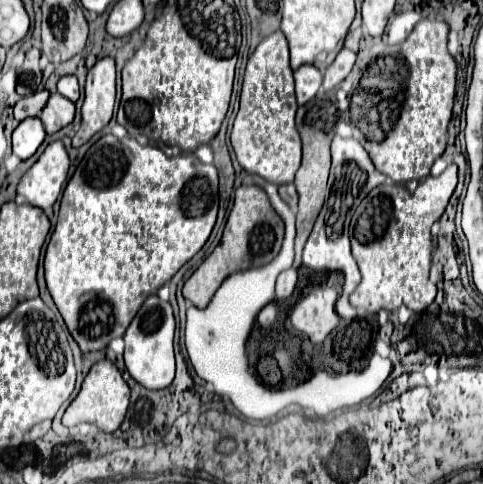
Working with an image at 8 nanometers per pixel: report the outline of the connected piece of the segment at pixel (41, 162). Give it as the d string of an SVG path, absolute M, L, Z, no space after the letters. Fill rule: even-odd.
M51 142L39 160L25 172L19 182L17 194L25 196L25 202L43 210L49 210L67 180L69 156L63 142Z

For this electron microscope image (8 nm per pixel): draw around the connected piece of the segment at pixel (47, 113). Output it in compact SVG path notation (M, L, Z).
M55 92L55 94L51 94L51 98L45 104L45 108L43 108L39 118L41 118L43 126L45 126L45 132L55 134L63 126L71 124L73 116L75 116L75 104L65 100L63 96L57 96L57 92Z

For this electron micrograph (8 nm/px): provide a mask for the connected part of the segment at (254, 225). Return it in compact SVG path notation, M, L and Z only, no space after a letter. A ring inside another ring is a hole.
M245 184L239 186L235 192L233 210L227 218L227 226L225 226L221 244L211 252L209 258L205 258L205 262L185 282L183 296L187 300L191 300L197 308L205 308L227 276L231 276L233 272L239 272L239 270L253 268L253 266L269 264L281 250L283 232L285 232L283 222L281 222L279 214L273 210L273 206L269 204L265 190L259 186L253 186L253 184L251 186L245 186ZM251 242L257 242L257 254L255 256L253 256Z

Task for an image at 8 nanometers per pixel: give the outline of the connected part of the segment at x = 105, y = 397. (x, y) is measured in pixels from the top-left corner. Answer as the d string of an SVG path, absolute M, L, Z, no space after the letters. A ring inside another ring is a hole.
M101 360L97 364L93 364L93 368L89 370L89 374L83 380L83 386L77 394L77 398L69 404L69 408L63 414L63 426L77 426L81 422L91 422L97 424L103 432L115 432L127 412L129 406L129 386L123 380L121 372L117 370L117 366L109 360Z

